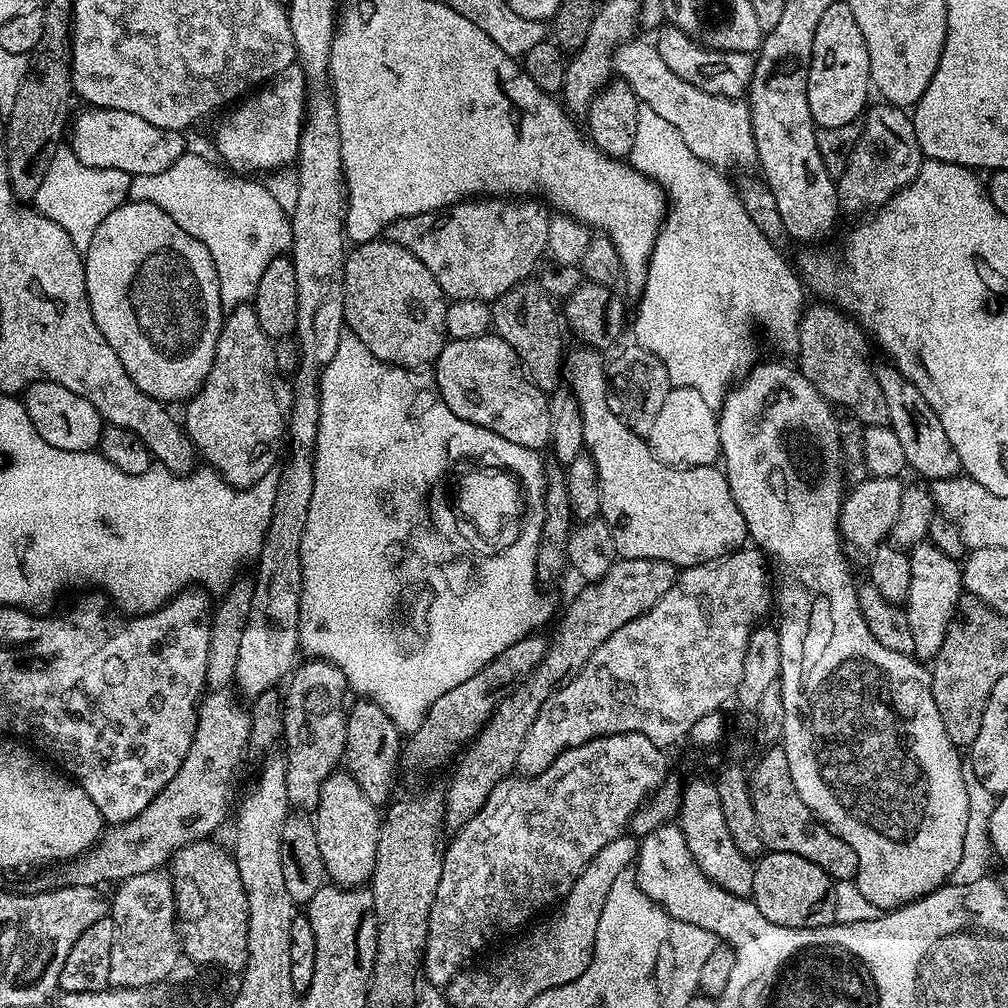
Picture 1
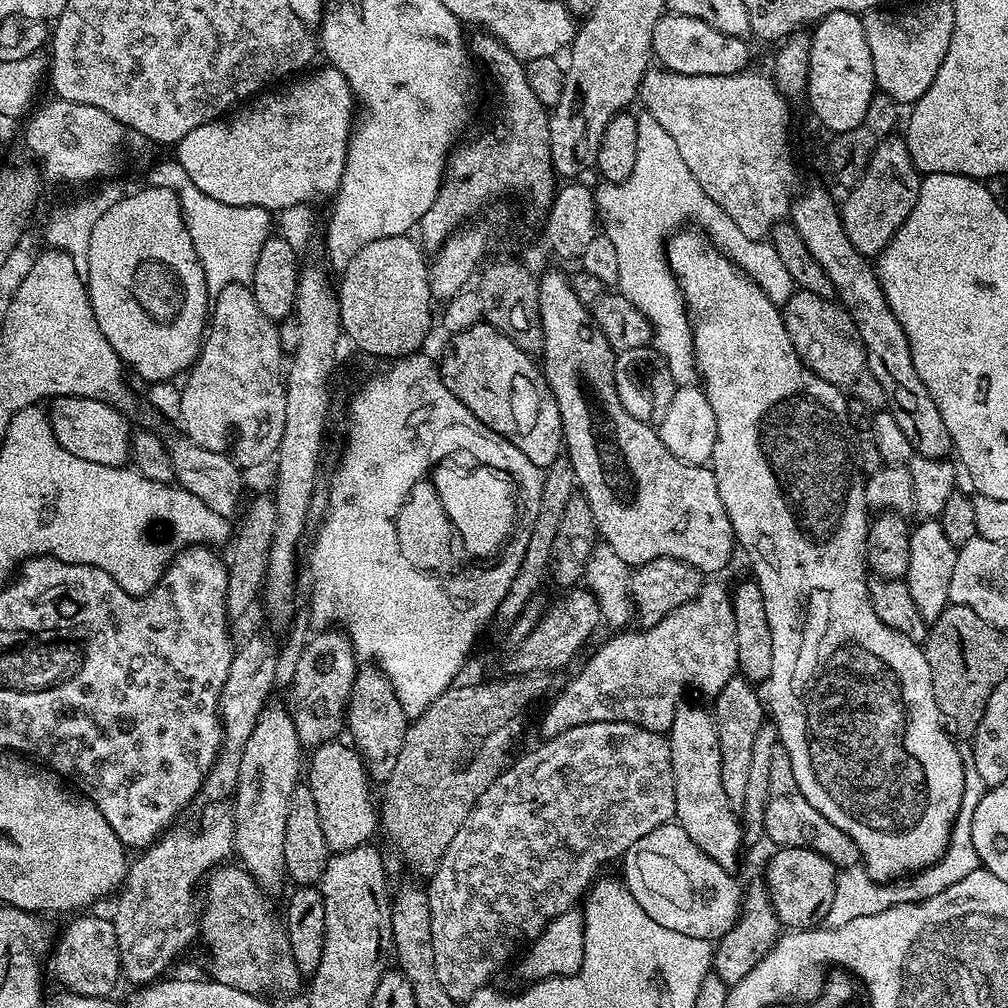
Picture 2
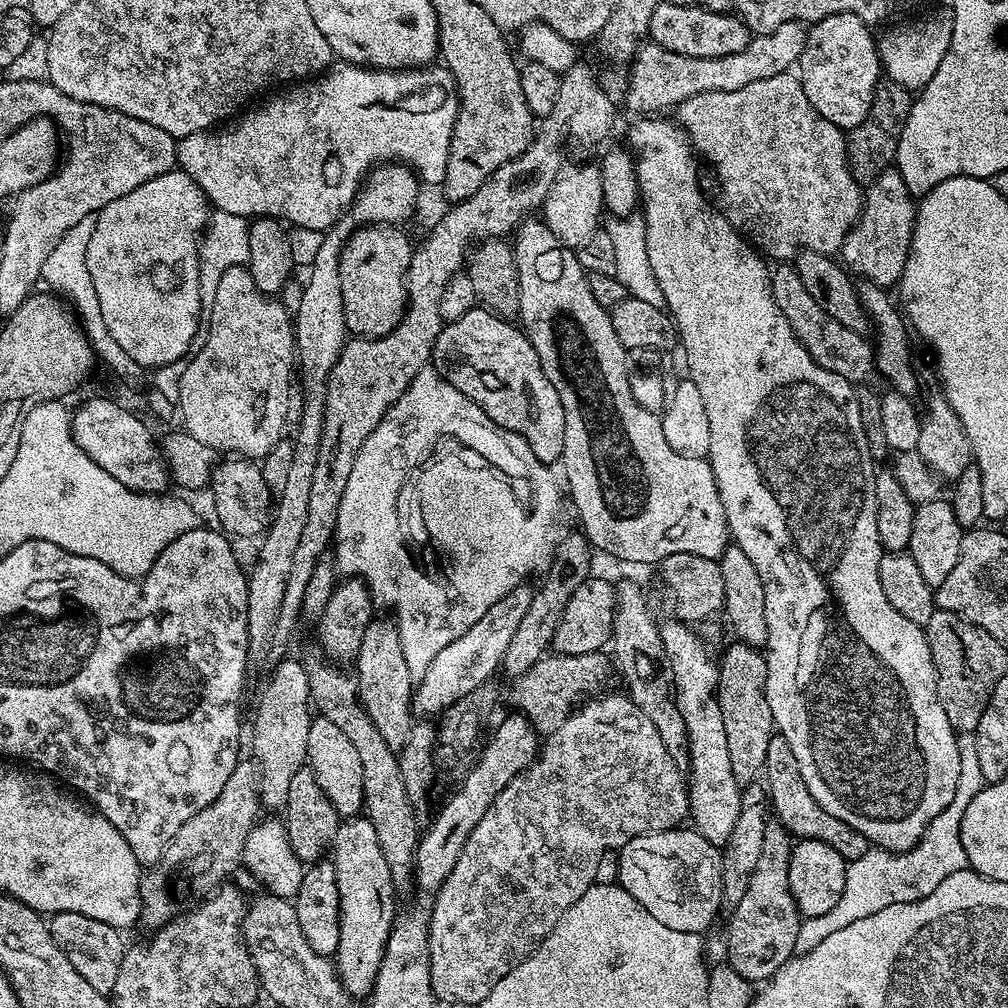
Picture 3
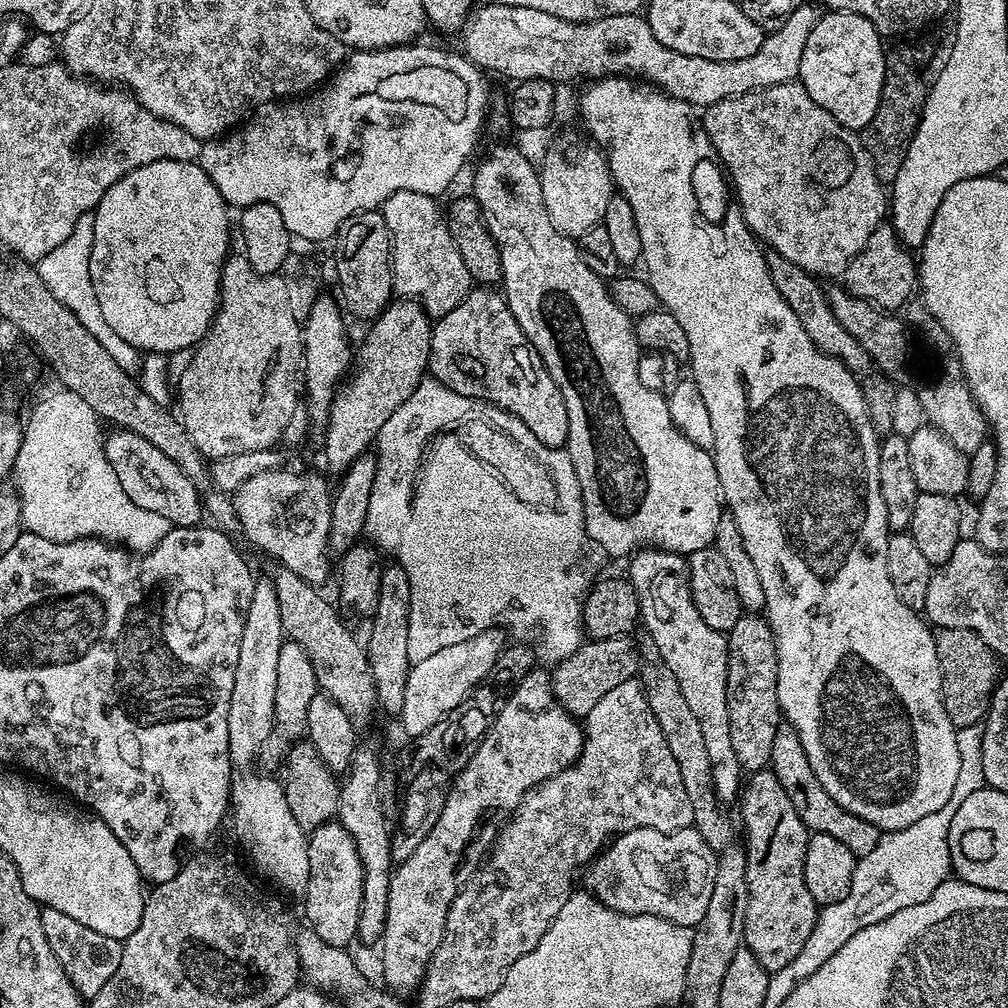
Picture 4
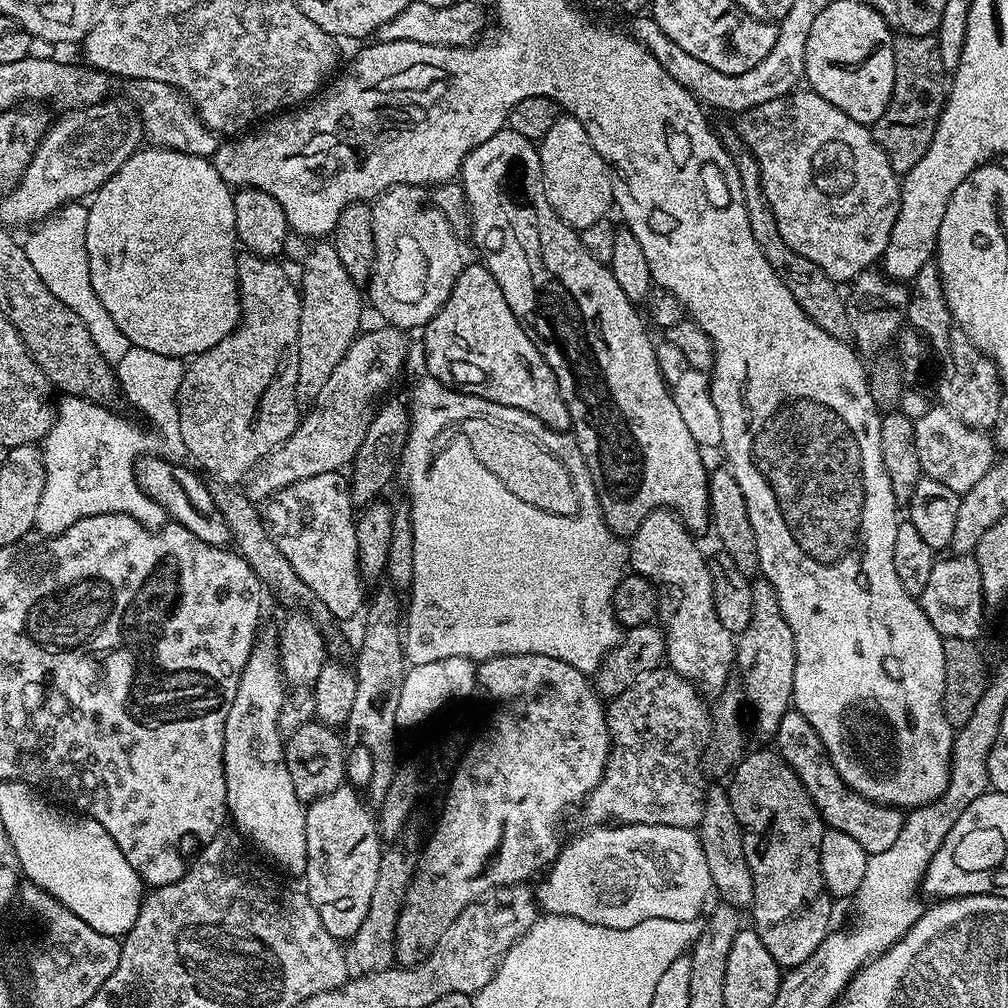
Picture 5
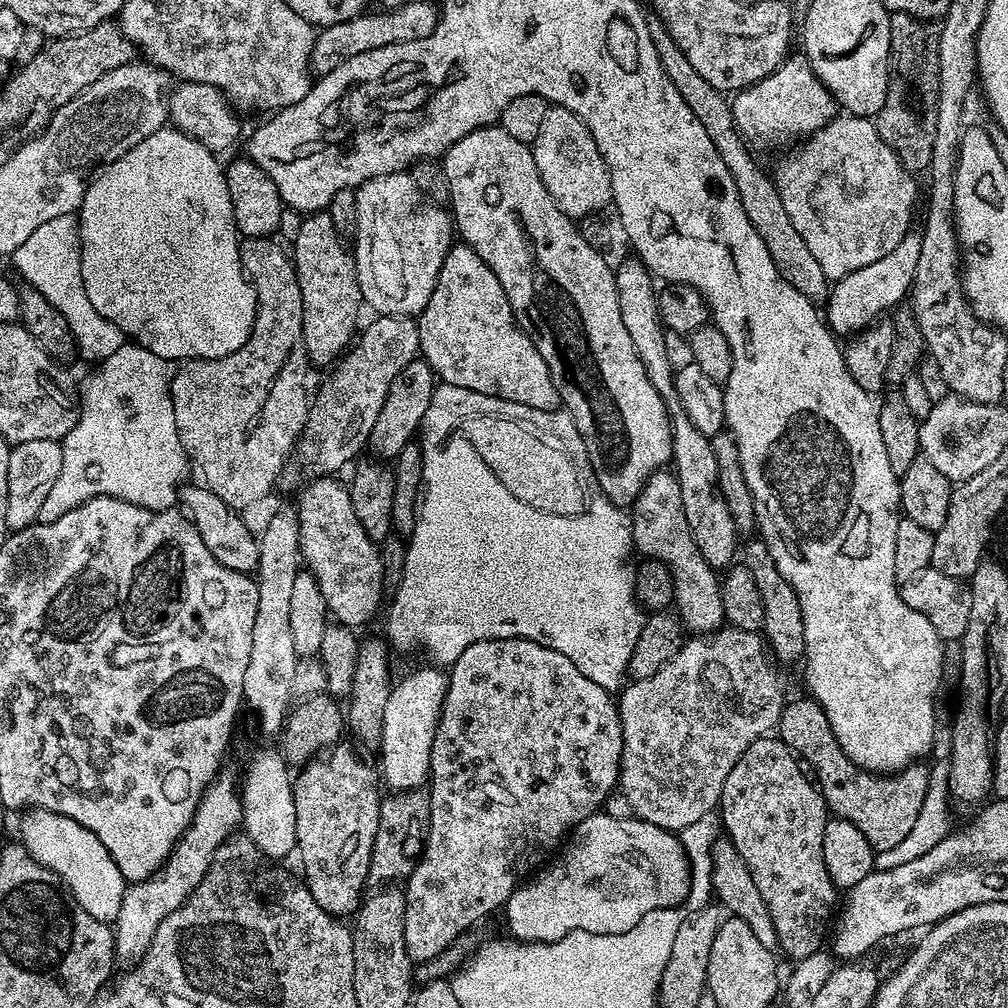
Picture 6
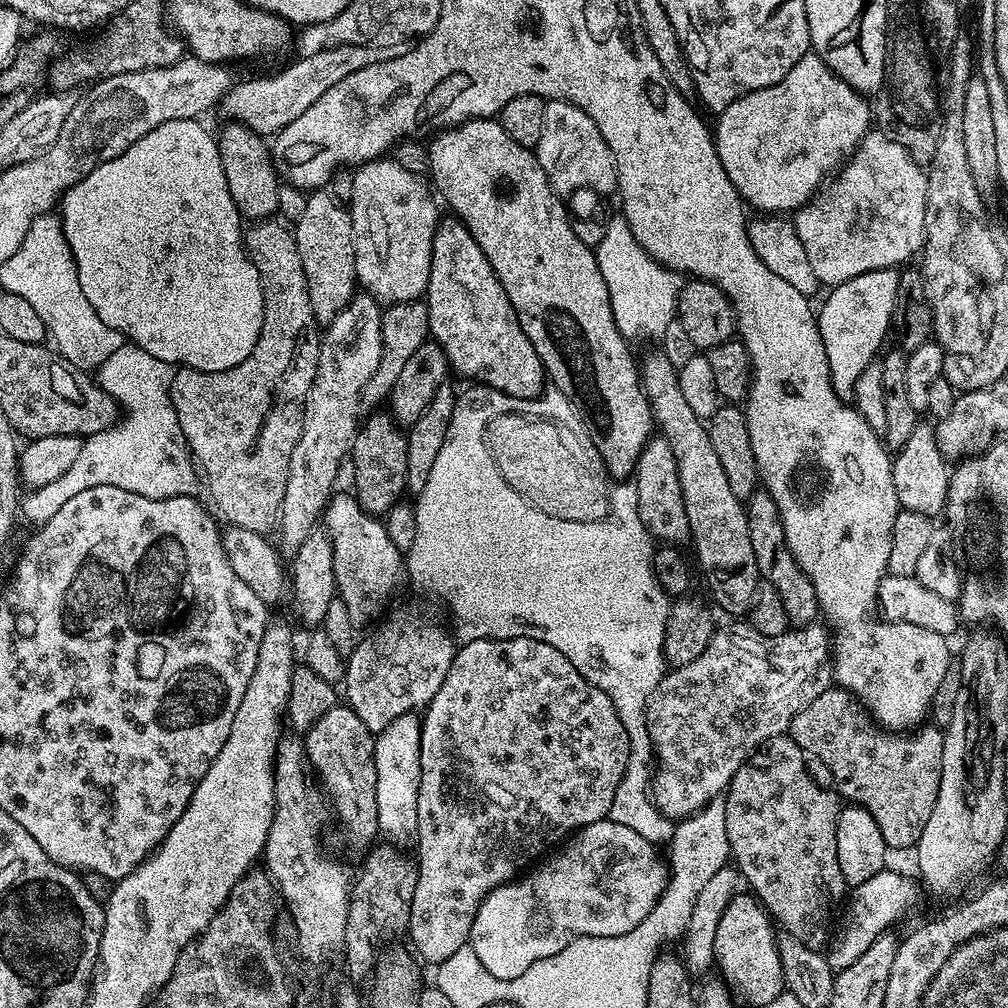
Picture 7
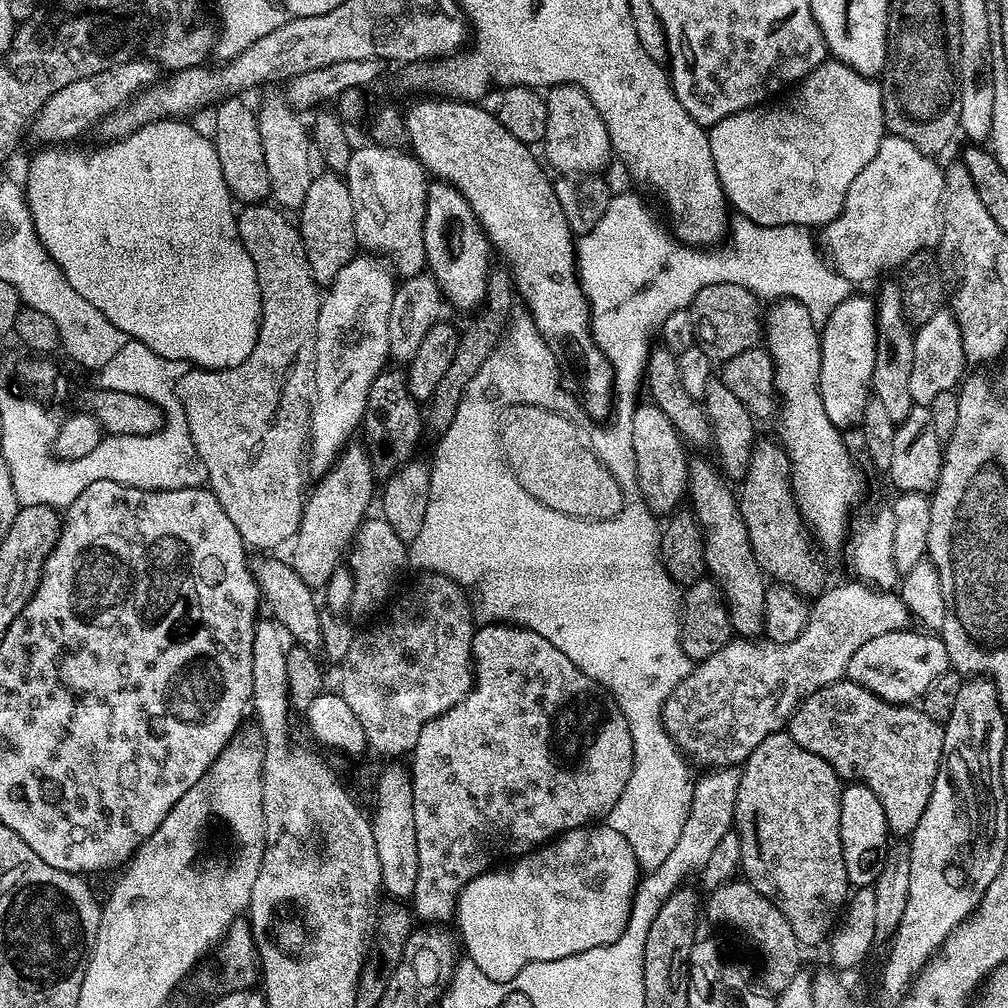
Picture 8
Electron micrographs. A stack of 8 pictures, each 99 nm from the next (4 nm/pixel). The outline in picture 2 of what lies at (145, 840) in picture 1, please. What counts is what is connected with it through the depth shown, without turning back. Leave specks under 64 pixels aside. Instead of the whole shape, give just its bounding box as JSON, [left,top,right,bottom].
[202,636,277,800]

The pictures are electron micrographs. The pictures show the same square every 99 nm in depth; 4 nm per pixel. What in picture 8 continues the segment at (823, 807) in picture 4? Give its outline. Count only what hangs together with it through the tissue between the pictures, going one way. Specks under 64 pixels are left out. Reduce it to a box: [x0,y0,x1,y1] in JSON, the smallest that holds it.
[786,679,944,838]

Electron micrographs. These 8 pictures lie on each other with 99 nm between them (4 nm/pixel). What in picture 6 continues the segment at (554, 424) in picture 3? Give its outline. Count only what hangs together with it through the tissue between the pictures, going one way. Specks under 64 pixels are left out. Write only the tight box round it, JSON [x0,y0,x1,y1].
[416,243,561,410]

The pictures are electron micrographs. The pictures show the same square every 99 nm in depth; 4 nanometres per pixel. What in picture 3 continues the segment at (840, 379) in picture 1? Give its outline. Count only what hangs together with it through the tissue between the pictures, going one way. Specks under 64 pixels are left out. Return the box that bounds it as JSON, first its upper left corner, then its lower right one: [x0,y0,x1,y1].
[771,262,881,386]

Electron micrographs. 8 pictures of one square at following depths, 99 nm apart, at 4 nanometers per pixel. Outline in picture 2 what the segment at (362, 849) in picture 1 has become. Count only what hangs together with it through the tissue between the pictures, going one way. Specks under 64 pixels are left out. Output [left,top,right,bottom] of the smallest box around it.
[306,739,378,853]

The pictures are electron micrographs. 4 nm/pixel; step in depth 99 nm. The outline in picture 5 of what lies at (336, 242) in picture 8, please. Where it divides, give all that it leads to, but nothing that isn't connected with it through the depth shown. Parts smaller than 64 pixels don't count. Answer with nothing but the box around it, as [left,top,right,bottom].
[296,240,362,406]

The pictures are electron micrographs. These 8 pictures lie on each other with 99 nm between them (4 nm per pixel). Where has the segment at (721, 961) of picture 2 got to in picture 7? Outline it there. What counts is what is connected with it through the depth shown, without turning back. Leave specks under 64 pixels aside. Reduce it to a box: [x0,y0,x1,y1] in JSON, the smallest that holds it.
[723,734,846,950]

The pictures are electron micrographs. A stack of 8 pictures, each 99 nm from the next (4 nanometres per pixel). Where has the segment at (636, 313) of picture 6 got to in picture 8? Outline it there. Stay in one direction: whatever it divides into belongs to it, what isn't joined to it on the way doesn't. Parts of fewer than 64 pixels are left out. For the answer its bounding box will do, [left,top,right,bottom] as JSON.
[687,459,768,638]

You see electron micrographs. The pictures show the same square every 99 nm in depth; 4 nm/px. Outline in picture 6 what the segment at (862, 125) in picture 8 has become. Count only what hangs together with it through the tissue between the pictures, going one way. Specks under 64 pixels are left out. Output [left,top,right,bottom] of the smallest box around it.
[731,55,838,149]

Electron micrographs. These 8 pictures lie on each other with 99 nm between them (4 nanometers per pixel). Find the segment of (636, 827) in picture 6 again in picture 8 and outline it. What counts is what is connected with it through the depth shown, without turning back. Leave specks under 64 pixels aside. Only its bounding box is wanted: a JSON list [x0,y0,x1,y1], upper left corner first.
[454,826,642,982]

